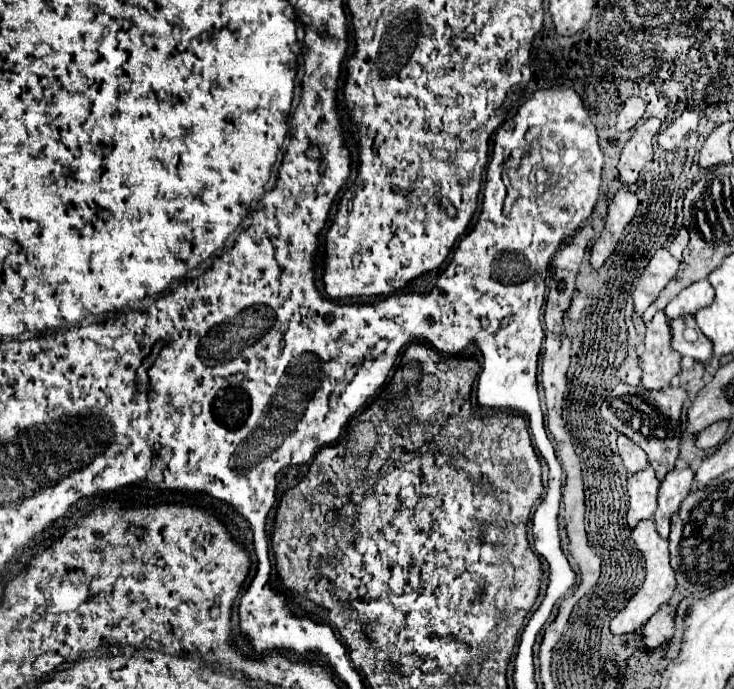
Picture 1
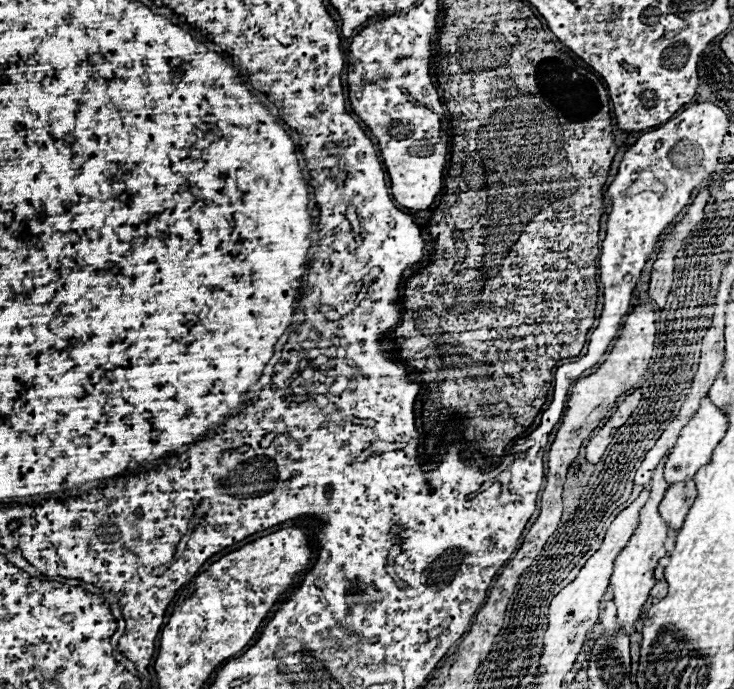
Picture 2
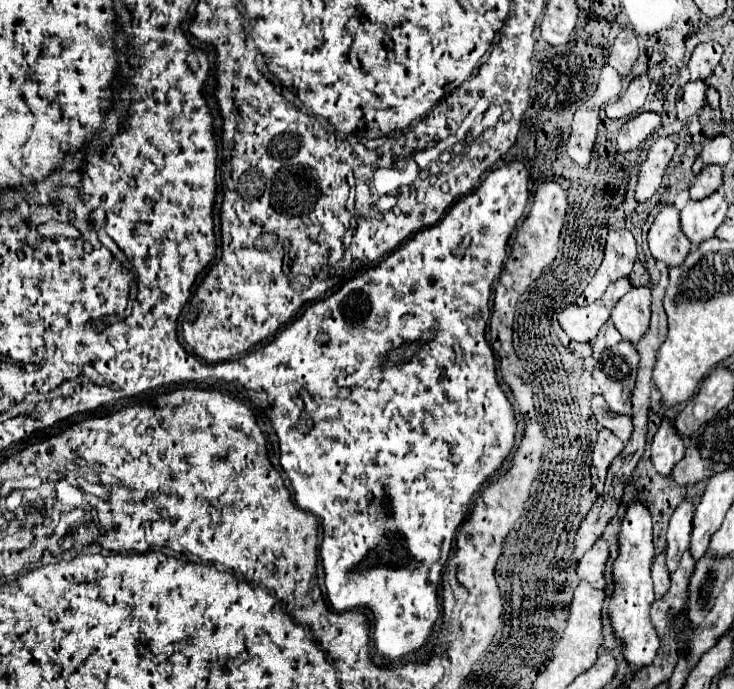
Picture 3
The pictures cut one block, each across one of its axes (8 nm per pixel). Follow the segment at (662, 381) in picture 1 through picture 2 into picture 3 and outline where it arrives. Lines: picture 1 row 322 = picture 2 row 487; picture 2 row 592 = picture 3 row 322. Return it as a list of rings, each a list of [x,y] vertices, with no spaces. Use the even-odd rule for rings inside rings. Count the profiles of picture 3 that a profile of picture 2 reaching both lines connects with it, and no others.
[[[638,286],[622,296],[612,310],[612,322],[622,338],[638,344],[650,324],[650,288]]]

